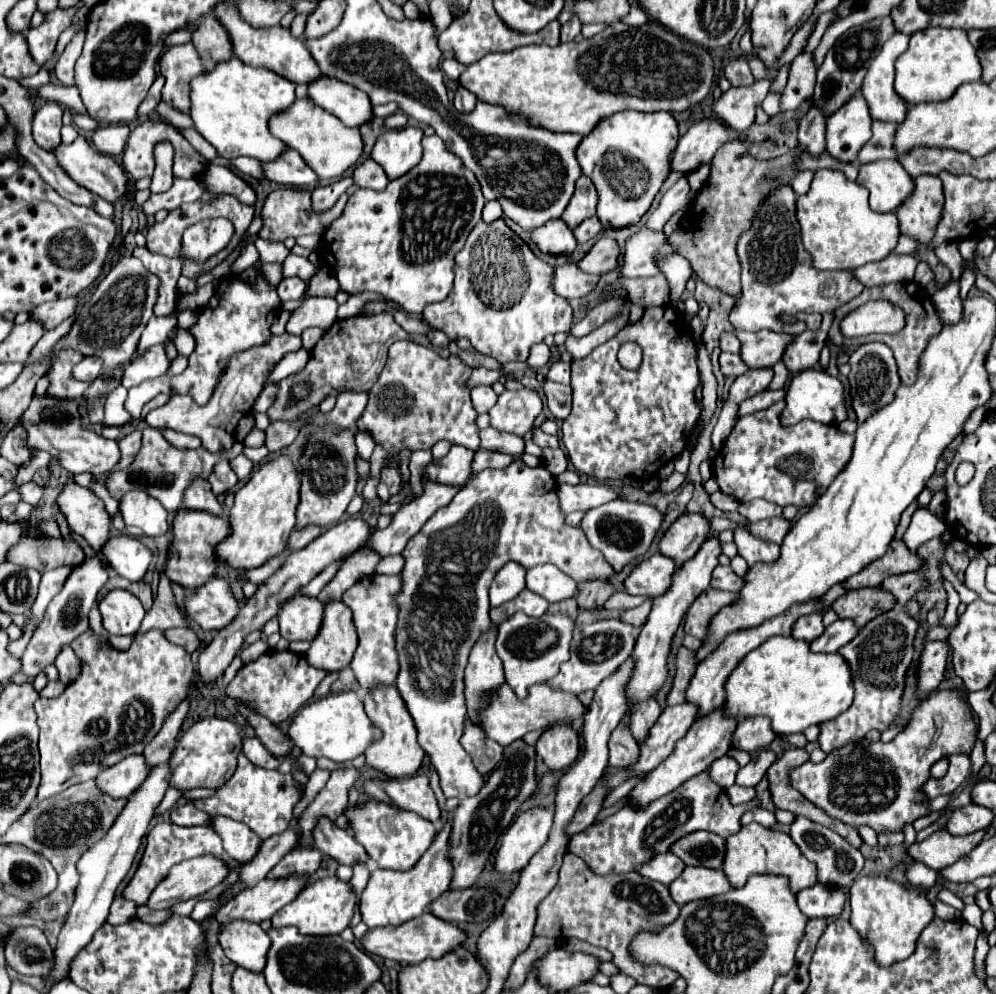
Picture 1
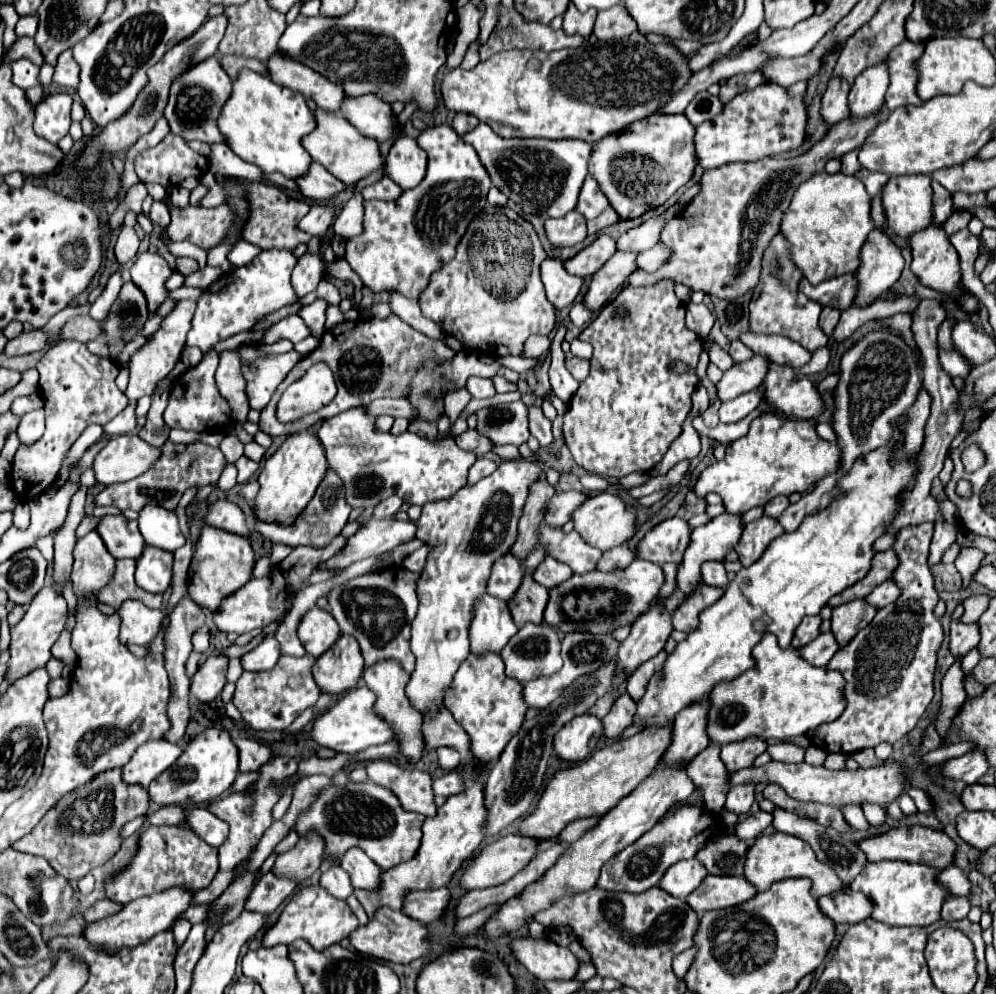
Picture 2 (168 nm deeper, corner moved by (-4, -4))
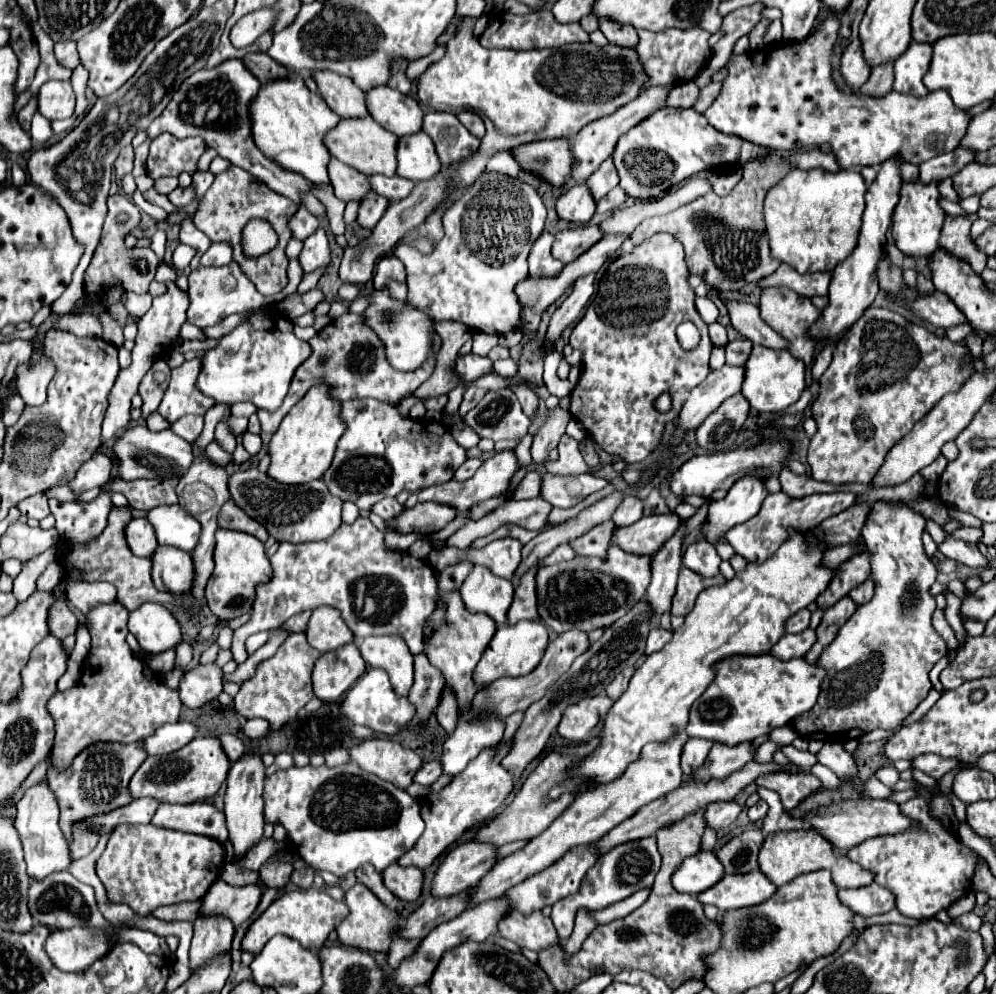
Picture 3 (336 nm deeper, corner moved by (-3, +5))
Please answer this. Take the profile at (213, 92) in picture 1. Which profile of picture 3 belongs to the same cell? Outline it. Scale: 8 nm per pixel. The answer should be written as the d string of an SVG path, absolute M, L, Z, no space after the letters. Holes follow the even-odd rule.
M289 75L283 79L275 79L269 81L265 85L261 85L259 93L251 99L249 103L249 121L251 121L251 133L253 133L253 141L257 145L257 149L261 149L261 153L265 157L269 157L273 163L277 163L281 169L287 169L291 173L297 173L301 177L305 177L311 183L327 183L327 171L325 165L329 163L331 155L323 145L323 135L333 129L333 125L339 123L341 117L337 117L329 105L325 105L325 101L321 101L321 95L311 93L305 87L305 81L299 75Z

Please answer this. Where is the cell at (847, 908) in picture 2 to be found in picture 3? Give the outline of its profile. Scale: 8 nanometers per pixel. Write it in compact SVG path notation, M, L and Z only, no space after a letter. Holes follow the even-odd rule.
M877 883L855 889L839 889L839 901L863 917L873 917L893 909L893 895Z

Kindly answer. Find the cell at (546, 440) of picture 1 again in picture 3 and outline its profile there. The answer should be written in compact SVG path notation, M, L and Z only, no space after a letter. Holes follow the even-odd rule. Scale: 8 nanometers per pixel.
M513 377L513 381L517 381L517 383L513 383L511 389L515 391L515 395L517 395L517 399L519 399L521 407L523 407L523 413L525 413L527 417L533 417L533 415L537 413L537 405L539 405L537 395L535 395L527 385L523 385L523 383L519 381L519 377Z

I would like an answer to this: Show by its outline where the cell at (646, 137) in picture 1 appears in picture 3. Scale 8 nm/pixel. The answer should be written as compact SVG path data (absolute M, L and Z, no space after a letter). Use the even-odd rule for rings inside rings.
M665 107L621 135L611 157L619 173L619 187L633 199L651 201L699 171L739 165L751 157L763 157L765 153L769 153L769 149L757 149L757 145L749 145L739 137L717 133L695 109Z

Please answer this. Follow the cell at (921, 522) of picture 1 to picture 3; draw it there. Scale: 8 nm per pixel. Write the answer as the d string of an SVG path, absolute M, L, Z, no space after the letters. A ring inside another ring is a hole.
M877 501L873 505L873 517L869 517L869 525L863 529L863 539L867 549L873 553L871 575L877 579L877 593L873 601L861 605L857 613L843 625L833 643L821 653L819 665L827 669L825 685L821 689L821 697L817 705L791 721L793 729L805 739L821 739L827 743L845 743L851 739L859 739L873 729L895 731L907 715L915 711L915 707L927 697L931 689L929 671L933 665L945 655L947 645L943 637L933 627L935 613L935 597L929 589L935 583L937 567L927 557L921 535L925 531L925 519L917 517L917 513L909 513L909 509L901 509L901 505L881 505Z

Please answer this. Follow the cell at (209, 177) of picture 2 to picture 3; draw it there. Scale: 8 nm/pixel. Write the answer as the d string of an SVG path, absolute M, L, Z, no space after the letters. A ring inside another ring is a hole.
M191 183L189 187L175 187L171 193L169 193L169 199L171 203L175 203L177 207L187 207L193 199L195 199L195 185Z

